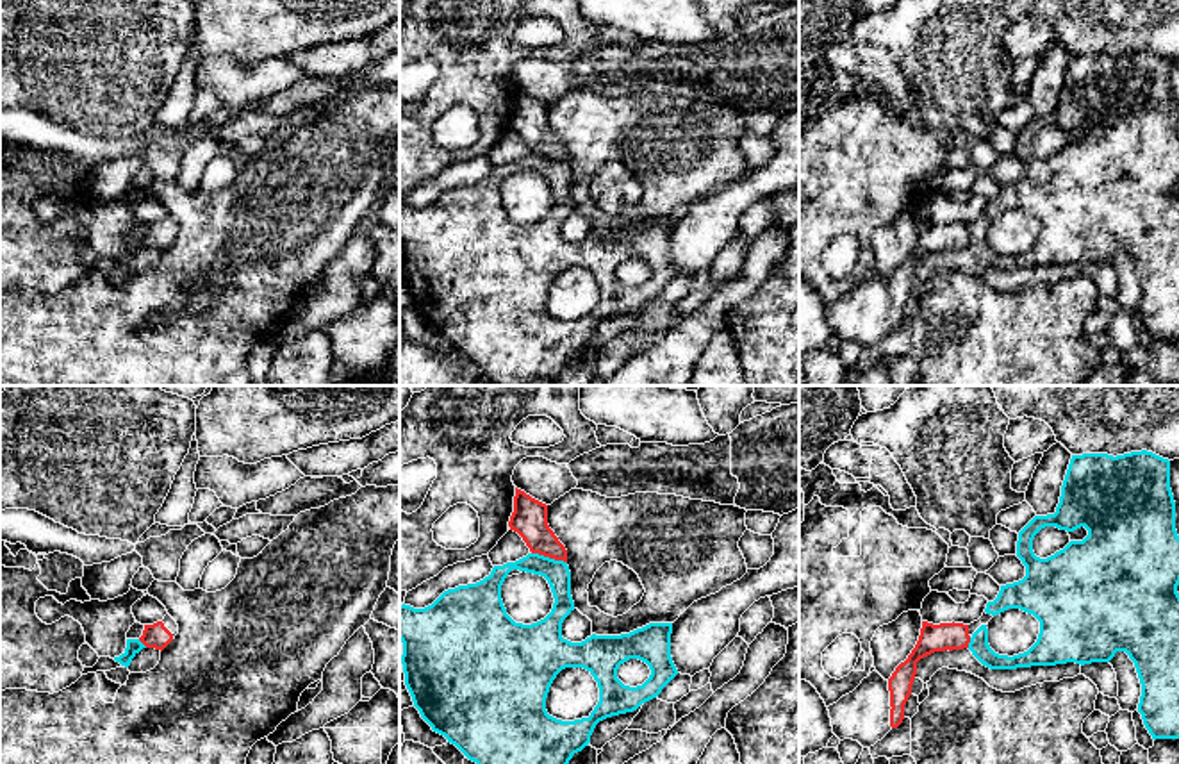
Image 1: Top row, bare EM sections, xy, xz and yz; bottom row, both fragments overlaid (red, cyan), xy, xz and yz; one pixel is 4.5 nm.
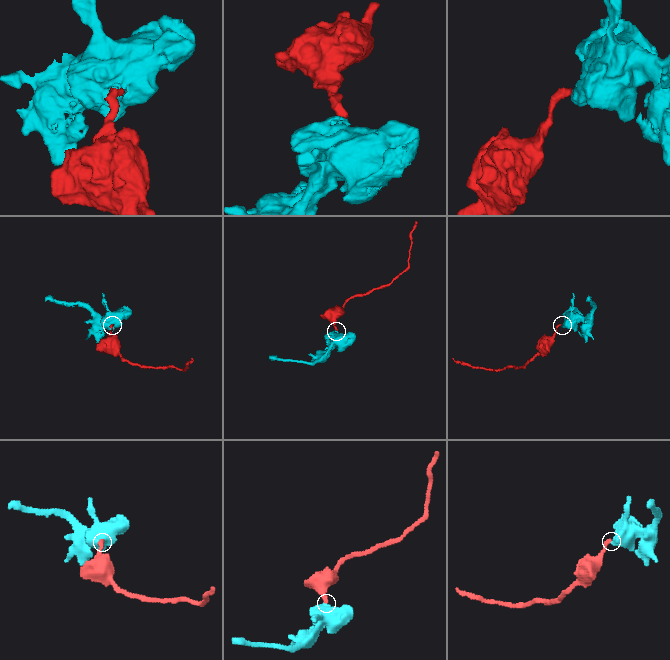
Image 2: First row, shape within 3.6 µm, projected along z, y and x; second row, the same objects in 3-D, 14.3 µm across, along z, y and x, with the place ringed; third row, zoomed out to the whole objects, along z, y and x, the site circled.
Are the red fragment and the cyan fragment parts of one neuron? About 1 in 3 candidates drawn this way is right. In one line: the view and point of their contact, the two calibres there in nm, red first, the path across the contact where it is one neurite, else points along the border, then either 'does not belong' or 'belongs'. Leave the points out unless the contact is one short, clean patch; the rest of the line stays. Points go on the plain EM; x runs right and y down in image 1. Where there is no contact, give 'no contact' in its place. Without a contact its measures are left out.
contact xz (550, 157); calibres 160 and 120 nm; border xz (532, 152), (566, 163); does not belong

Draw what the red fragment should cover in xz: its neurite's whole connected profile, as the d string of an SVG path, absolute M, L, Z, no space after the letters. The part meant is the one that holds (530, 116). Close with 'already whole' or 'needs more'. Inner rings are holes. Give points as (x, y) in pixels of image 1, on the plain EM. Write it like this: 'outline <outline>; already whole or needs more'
outline M515 87L514 112L508 121L532 154L567 162L567 150L548 125L548 105Z; already whole

